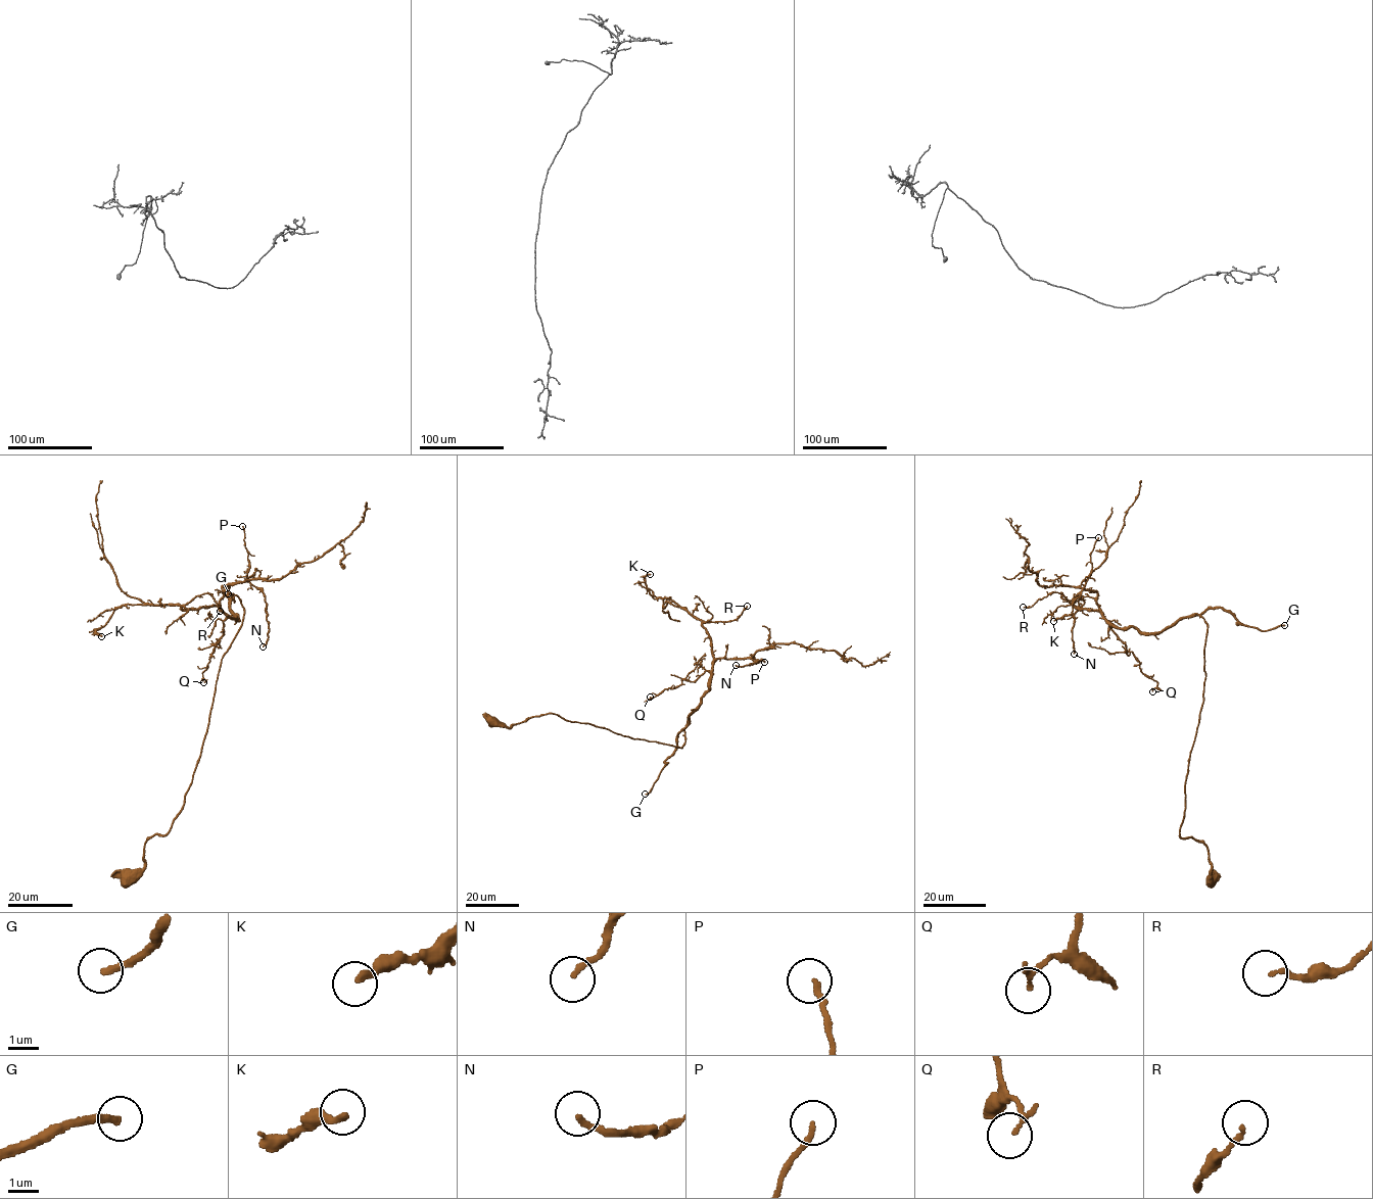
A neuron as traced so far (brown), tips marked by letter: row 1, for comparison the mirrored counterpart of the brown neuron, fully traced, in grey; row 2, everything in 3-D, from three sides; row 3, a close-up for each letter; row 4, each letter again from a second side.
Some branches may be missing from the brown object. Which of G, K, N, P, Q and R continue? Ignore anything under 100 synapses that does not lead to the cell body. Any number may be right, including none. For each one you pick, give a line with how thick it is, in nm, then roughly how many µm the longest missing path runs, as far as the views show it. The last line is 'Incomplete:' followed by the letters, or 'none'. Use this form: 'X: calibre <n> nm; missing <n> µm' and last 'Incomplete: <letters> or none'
G: calibre 220 nm; missing 600 µm
Incomplete: G

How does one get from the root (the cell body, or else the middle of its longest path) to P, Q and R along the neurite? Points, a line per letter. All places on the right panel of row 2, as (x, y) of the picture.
P: (1209, 880), (1208, 847), (1179, 831), (1206, 623), (1192, 613), (1157, 632), (1111, 626), (1081, 586), (1098, 537)
Q: (1209, 880), (1208, 847), (1179, 831), (1205, 676), (1199, 615), (1157, 632), (1111, 626), (1157, 682), (1152, 691)
R: (1209, 880), (1208, 847), (1179, 831), (1206, 623), (1192, 613), (1157, 632), (1117, 627), (1054, 592), (1023, 607)

